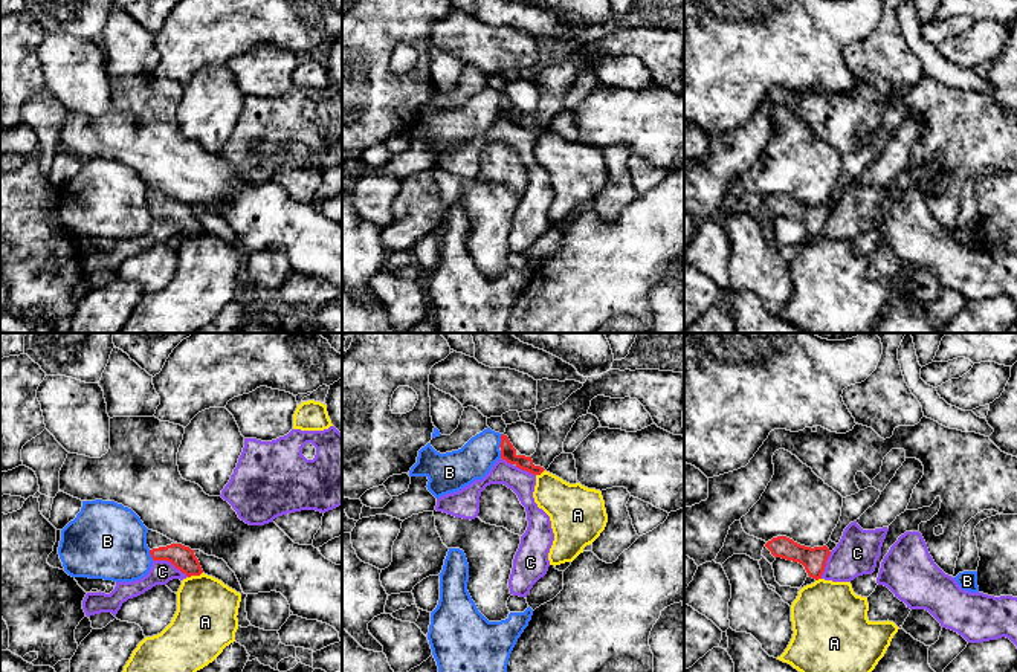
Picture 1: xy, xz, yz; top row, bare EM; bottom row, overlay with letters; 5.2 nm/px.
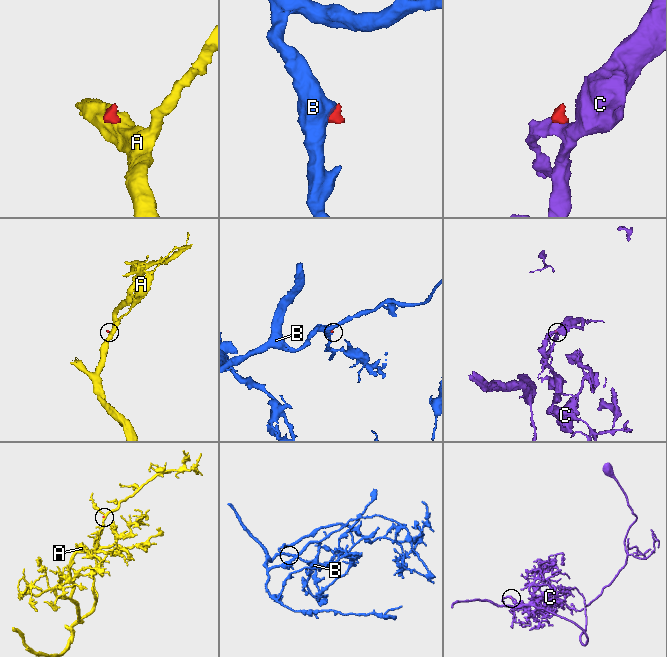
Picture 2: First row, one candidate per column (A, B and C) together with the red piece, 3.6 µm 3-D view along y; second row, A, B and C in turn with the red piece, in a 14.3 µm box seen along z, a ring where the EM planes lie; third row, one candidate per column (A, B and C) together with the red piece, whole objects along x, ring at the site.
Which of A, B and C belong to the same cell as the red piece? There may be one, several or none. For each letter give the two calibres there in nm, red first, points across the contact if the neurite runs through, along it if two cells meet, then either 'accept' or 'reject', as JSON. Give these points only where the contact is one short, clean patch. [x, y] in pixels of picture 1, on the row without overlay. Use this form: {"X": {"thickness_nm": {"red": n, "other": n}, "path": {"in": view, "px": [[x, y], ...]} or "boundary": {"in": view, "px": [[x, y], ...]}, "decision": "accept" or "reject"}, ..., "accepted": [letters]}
{"A": {"thickness_nm": {"red": 120, "other": 320}, "boundary": {"in": "xy", "px": [[202, 229], [188, 235]]}, "decision": "reject"}, "B": {"thickness_nm": {"red": 80, "other": 190}, "boundary": {"in": "xz", "px": [[503, 92], [498, 104]]}, "decision": "reject"}, "C": {"thickness_nm": {"red": 120, "other": 120}, "boundary": {"in": "xy", "px": [[153, 217], [167, 217], [188, 234]]}, "decision": "reject"}, "accepted": []}

